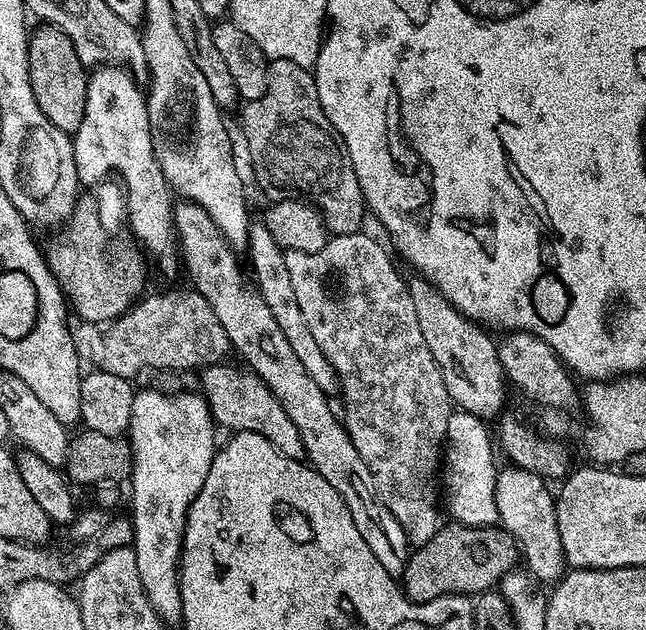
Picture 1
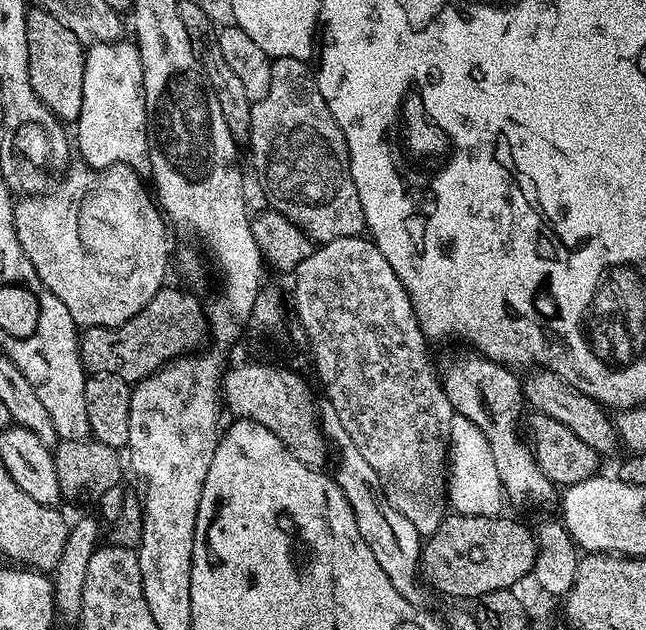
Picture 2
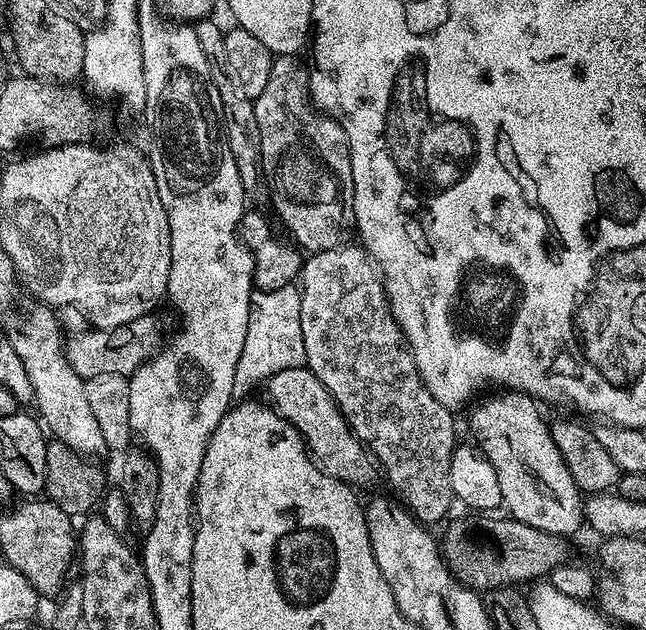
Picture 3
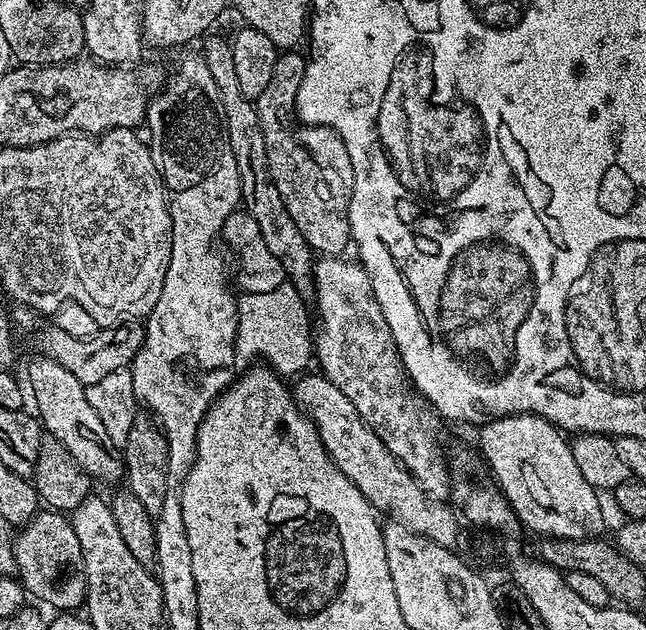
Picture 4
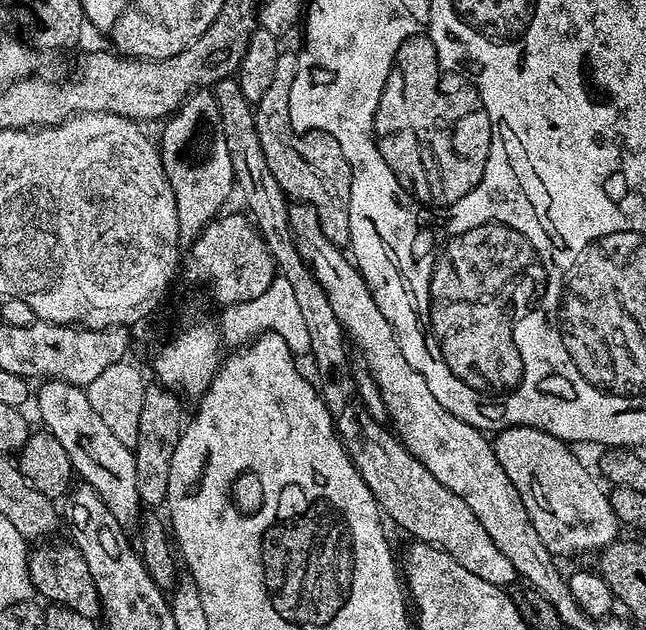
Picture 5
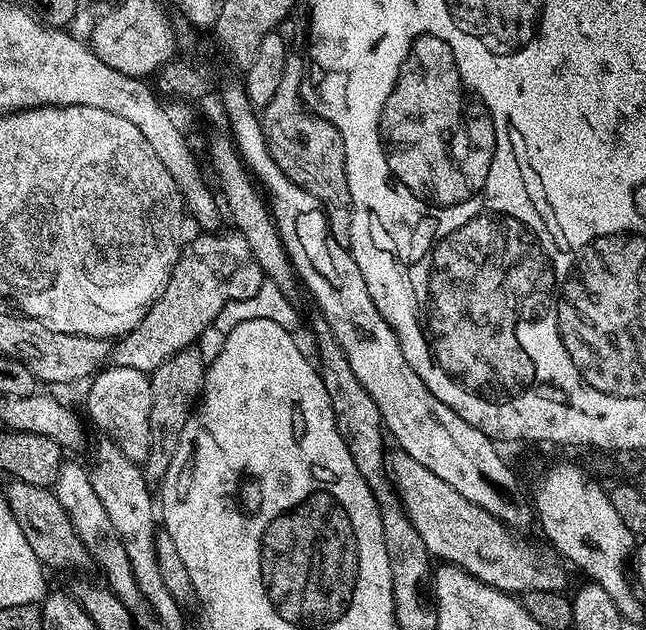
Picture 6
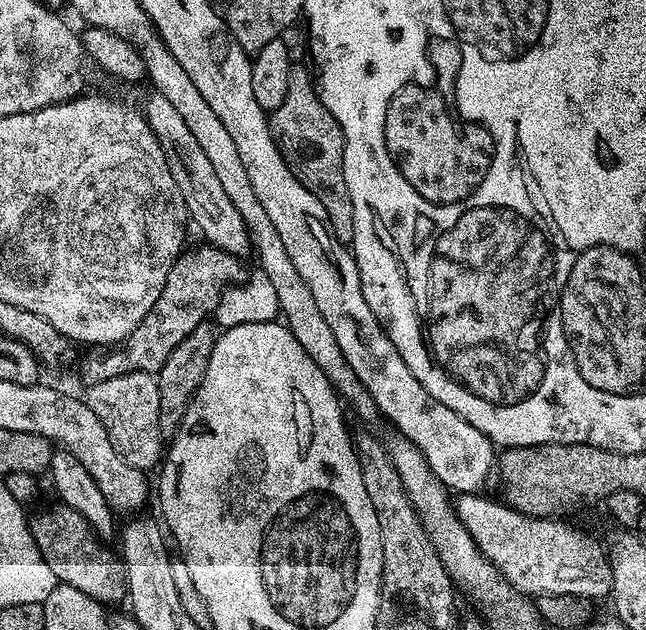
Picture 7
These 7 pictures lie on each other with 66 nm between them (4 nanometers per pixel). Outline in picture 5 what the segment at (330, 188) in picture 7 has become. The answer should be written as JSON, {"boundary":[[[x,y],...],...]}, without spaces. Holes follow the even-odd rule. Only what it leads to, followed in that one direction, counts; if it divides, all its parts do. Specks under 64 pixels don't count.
{"boundary":[[[281,51],[274,65],[274,79],[254,105],[258,142],[262,142],[262,154],[270,166],[270,174],[278,182],[285,196],[301,204],[308,204],[316,212],[322,234],[337,246],[348,244],[350,238],[350,182],[352,171],[342,154],[340,143],[323,130],[297,131],[290,118],[290,90],[294,86],[294,74],[298,74],[300,57],[295,51]]]}

